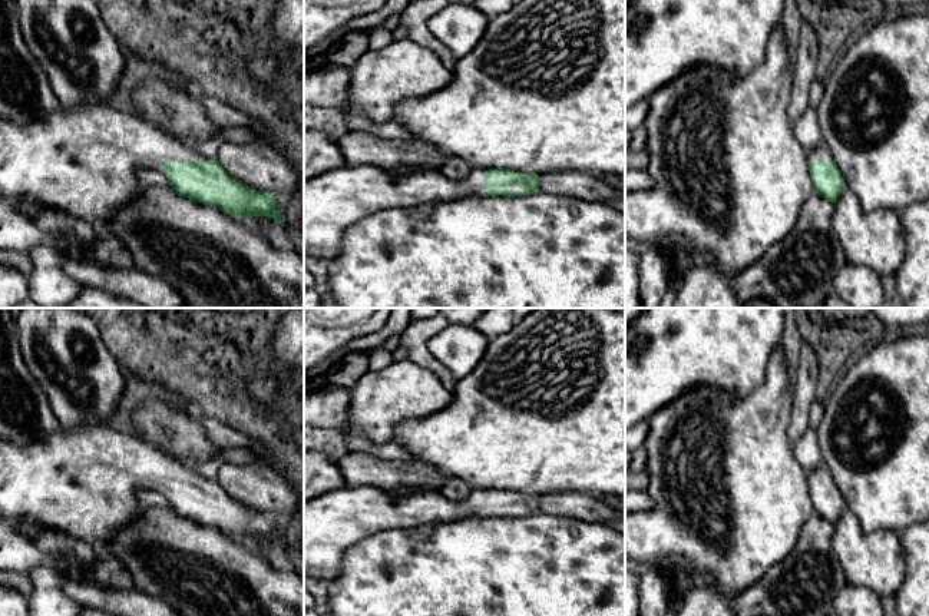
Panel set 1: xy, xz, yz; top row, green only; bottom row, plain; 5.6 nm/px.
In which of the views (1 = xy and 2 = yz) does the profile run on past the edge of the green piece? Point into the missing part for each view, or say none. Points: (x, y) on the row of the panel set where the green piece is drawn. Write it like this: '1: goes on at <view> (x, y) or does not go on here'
1: goes on at xy (82, 161)
2: goes on at yz (870, 238)

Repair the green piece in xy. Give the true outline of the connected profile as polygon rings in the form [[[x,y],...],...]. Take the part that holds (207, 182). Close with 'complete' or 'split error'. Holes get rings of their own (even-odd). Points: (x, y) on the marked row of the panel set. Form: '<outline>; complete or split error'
[[[95,105],[66,107],[63,112],[26,125],[0,117],[0,196],[10,202],[20,201],[57,209],[67,218],[82,219],[102,228],[119,209],[142,195],[145,186],[136,178],[138,168],[159,170],[179,196],[215,206],[237,219],[268,216],[278,223],[285,221],[272,193],[249,188],[231,176],[216,159],[204,156],[189,143],[175,139],[138,115],[120,112],[108,105]]]; split error

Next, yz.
[[[826,143],[807,155],[814,192],[834,205],[833,229],[847,264],[893,276],[905,258],[900,213],[892,209],[864,211],[846,186]]]; split error

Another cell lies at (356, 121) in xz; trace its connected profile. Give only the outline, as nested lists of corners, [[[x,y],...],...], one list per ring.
[[[343,110],[343,115],[348,132],[364,132],[384,139],[417,140],[404,126],[396,120],[377,125],[357,110]]]

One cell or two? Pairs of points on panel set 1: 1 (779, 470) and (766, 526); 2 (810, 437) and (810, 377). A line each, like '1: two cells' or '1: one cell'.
1: one cell
2: two cells

